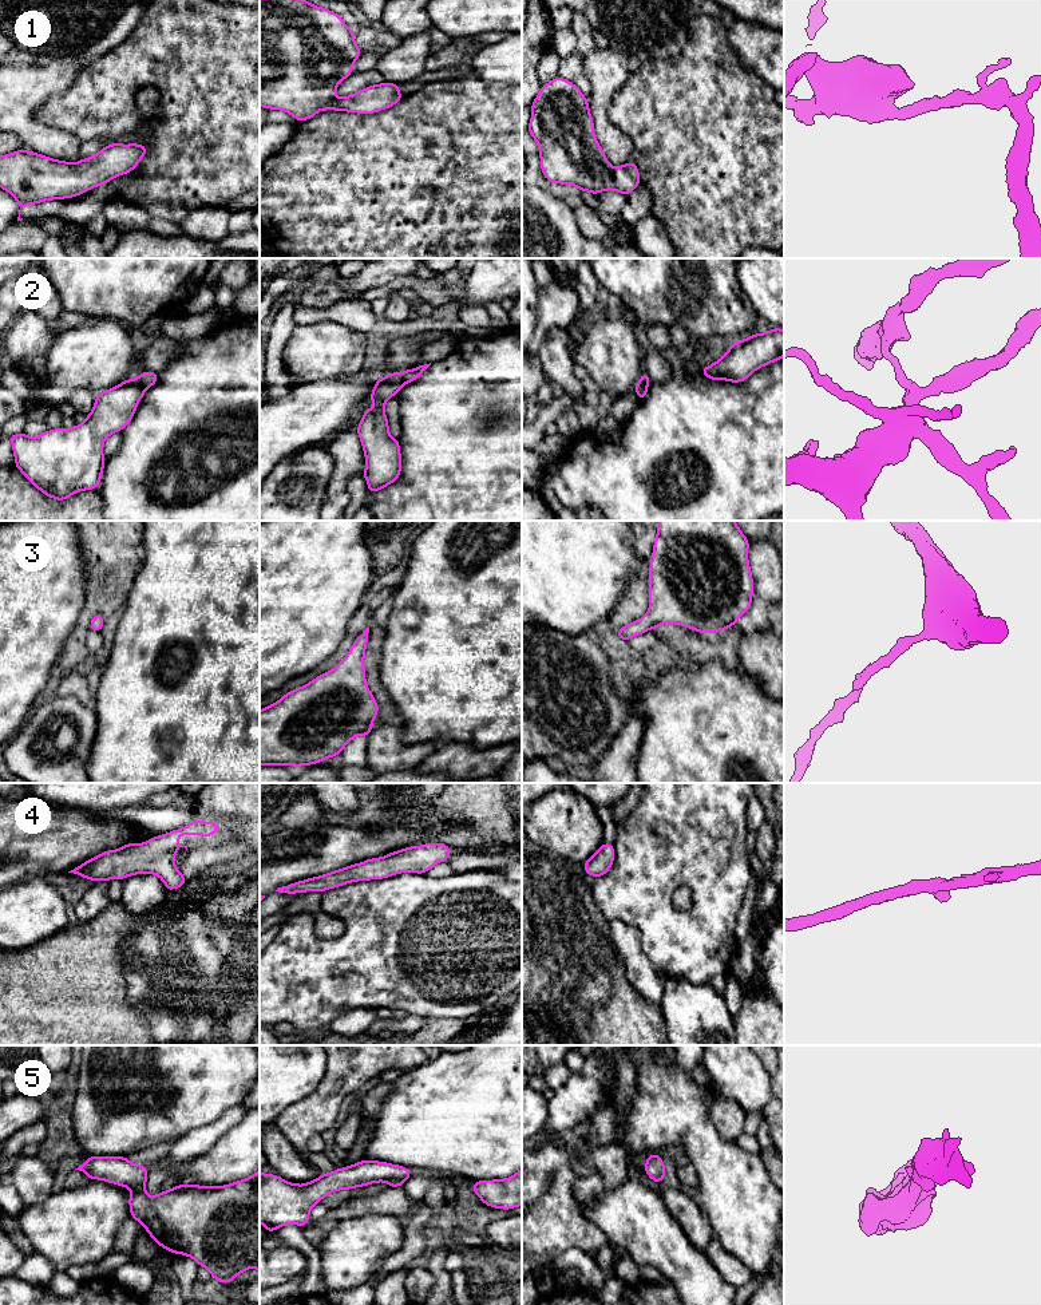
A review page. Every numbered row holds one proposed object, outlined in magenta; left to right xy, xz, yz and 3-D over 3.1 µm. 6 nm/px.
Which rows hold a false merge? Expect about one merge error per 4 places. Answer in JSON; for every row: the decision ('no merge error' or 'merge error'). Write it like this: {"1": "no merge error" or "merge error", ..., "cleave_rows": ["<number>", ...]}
{"1": "no merge error", "2": "merge error", "3": "no merge error", "4": "no merge error", "5": "no merge error", "cleave_rows": ["2"]}

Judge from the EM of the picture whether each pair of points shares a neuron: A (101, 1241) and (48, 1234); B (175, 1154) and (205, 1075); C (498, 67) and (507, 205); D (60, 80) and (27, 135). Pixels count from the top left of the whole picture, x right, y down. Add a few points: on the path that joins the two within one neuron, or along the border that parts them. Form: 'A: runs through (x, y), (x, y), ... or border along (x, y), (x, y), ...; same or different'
A: runs through (87, 1234), (62, 1234); same
B: border along (212, 1123), (194, 1127), (177, 1139); different
C: border along (477, 75), (489, 82), (507, 83); different
D: runs through (44, 89), (27, 106), (27, 119); same

